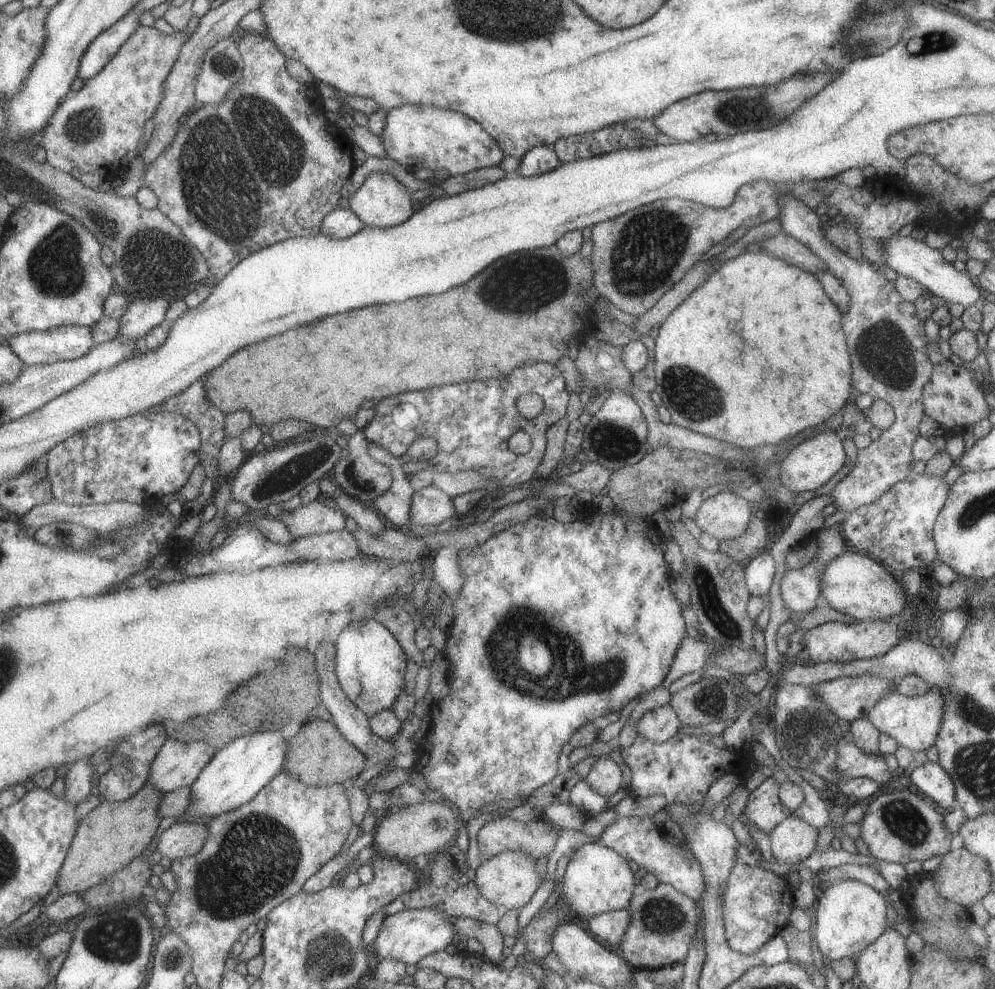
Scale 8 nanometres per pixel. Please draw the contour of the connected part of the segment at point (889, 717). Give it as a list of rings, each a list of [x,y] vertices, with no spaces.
[[[929,687],[928,691],[918,697],[906,697],[891,693],[878,700],[865,717],[883,734],[894,738],[899,747],[905,747],[912,753],[927,750],[934,744],[943,714],[943,698],[940,689]]]

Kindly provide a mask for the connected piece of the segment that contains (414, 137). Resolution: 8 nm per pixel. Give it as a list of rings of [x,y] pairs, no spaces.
[[[402,104],[389,109],[378,139],[385,154],[409,171],[419,168],[445,168],[450,175],[462,175],[477,169],[497,166],[505,156],[478,122],[461,113],[431,105]]]

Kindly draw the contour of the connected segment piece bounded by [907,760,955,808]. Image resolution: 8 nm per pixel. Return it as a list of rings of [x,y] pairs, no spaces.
[[[927,760],[923,765],[907,773],[919,792],[931,798],[932,803],[935,802],[941,808],[949,808],[953,804],[955,800],[953,781],[937,762]]]

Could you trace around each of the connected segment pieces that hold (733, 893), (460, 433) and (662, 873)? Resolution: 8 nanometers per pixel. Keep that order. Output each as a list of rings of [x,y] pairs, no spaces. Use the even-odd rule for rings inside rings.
[[[740,844],[736,851],[736,861],[729,871],[722,891],[722,921],[724,924],[724,935],[727,944],[738,953],[750,955],[758,948],[761,948],[771,937],[774,937],[780,930],[789,923],[789,914],[794,904],[793,888],[782,875],[776,876],[770,871],[759,867],[759,861],[763,860],[757,845],[753,850]]]
[[[529,361],[515,367],[506,377],[459,382],[383,398],[375,404],[374,416],[362,431],[368,442],[382,446],[394,457],[403,456],[414,438],[429,437],[437,443],[437,454],[430,461],[402,463],[406,476],[427,469],[438,473],[477,471],[488,479],[500,481],[502,490],[526,486],[541,462],[547,427],[566,416],[568,393],[565,387],[564,378],[555,365]],[[521,394],[537,394],[542,398],[543,408],[534,418],[524,418],[517,412],[515,400]],[[517,430],[530,436],[531,448],[523,455],[516,455],[507,448],[507,439]]]
[[[618,816],[610,825],[606,826],[598,843],[614,850],[627,862],[635,862],[637,866],[645,868],[647,873],[651,873],[659,883],[667,883],[675,890],[686,894],[695,902],[699,902],[704,884],[702,870],[697,859],[691,852],[683,853],[678,845],[668,844],[661,840],[660,829],[651,823],[649,817],[623,817]]]

